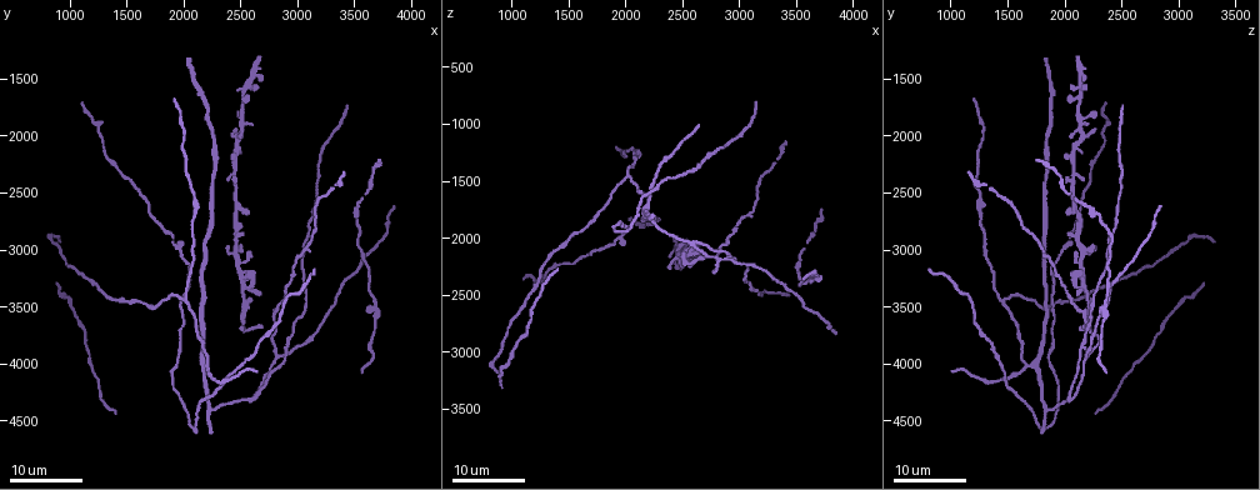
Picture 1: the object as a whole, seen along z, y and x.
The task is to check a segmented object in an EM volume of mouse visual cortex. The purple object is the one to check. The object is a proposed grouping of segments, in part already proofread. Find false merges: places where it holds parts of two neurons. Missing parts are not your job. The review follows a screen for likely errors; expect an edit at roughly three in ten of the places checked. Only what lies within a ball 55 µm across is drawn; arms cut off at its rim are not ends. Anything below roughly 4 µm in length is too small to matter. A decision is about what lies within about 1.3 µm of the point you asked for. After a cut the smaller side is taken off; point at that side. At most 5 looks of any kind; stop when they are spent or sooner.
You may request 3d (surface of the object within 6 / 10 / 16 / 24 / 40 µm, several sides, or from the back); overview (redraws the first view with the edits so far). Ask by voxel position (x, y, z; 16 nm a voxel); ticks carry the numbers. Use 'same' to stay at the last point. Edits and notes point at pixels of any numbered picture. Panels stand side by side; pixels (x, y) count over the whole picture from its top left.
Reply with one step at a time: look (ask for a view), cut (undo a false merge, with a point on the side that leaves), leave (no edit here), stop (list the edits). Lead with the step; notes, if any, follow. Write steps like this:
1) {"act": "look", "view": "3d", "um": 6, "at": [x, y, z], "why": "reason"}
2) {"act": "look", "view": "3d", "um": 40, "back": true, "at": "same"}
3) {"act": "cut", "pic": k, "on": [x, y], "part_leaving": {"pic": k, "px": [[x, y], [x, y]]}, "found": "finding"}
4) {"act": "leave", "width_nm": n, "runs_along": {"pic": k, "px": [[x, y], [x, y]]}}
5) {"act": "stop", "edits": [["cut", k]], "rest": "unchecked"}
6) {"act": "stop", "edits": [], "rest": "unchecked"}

{"act": "look", "view": "3d", "um": 24, "at": [2220, 4040, 1680], "why": "three arms meet"}

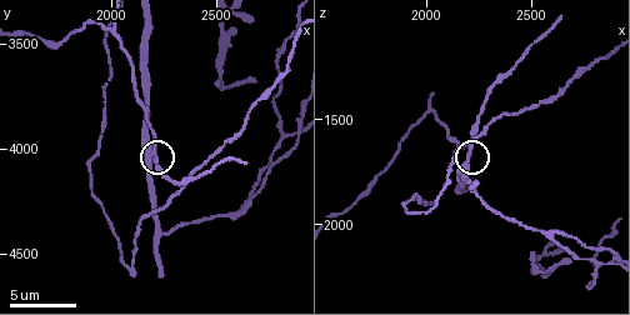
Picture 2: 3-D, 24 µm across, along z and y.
{"act": "look", "view": "3d", "um": 10, "at": [2200, 4020, 1660]}

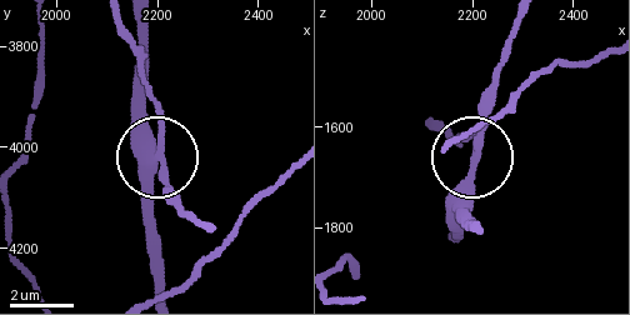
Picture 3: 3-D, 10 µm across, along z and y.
{"act": "leave", "arms": 3, "runs_along": {"pic": 3, "px": [[120, 23], [161, 125], [161, 173], [174, 203]]}, "found": "one neuron here"}

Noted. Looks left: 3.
{"act": "look", "view": "3d", "um": 16, "at": [2340, 4190, 1500], "why": "three arms meet"}

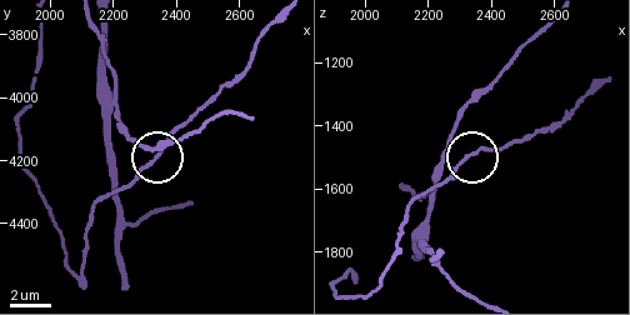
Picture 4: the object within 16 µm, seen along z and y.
{"act": "leave", "width_nm": 120, "runs_along": {"pic": 4, "px": [[405, 186], [430, 204], [445, 150], [509, 145]]}, "found": "one neuron here"}

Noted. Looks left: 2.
{"act": "look", "view": "3d", "um": 10, "at": [2830, 3920, 2180], "why": "three-way junction"}

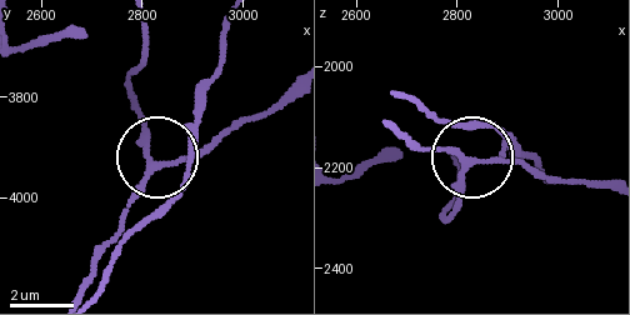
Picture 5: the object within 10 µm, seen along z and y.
{"act": "leave", "width_nm": 160, "runs_along": {"pic": 5, "px": [[386, 121], [430, 151], [559, 175]]}, "found": "continuous, no second neuron"}

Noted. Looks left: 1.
{"act": "stop", "edits": [], "rest": "unchecked"}

